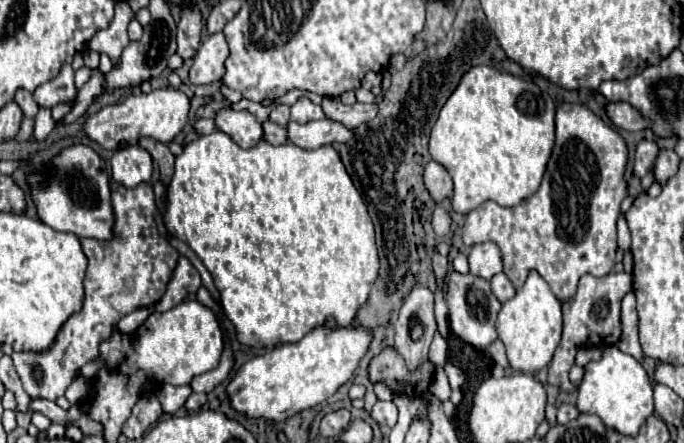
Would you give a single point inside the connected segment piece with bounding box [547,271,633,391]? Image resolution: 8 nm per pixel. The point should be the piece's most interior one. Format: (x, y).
(592, 316)

